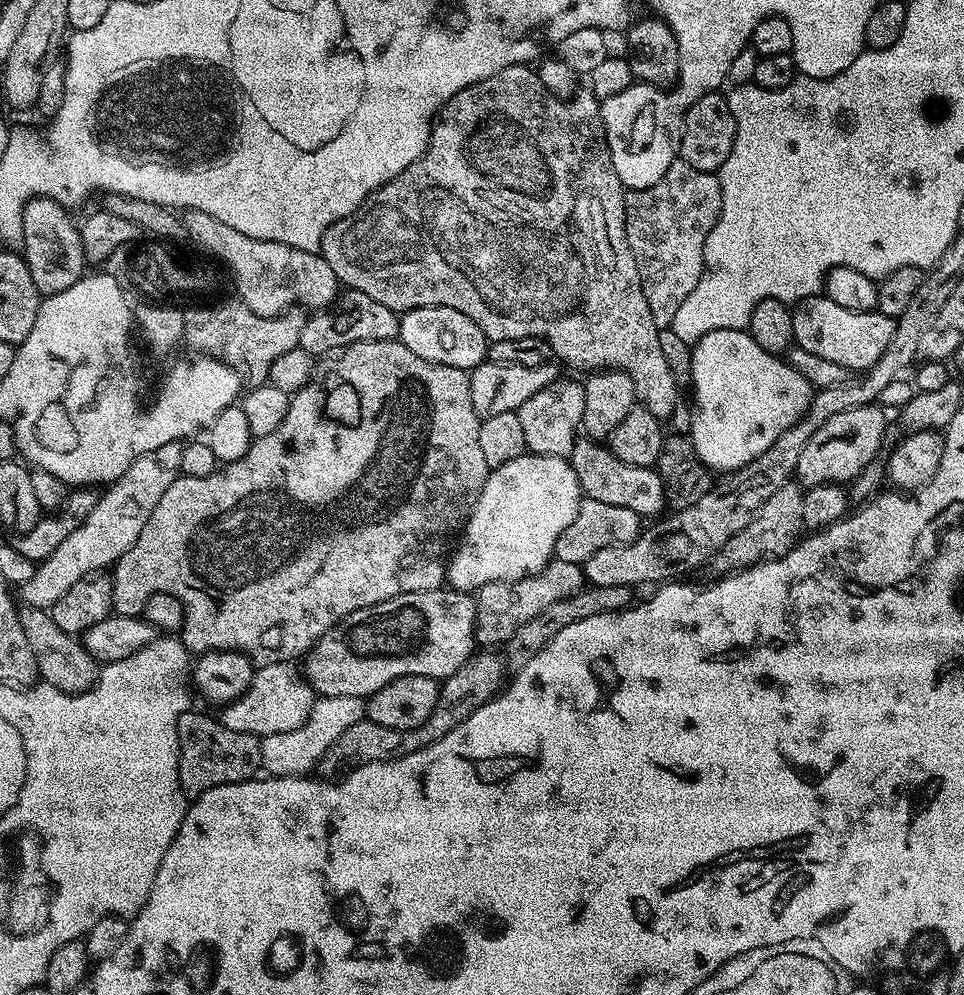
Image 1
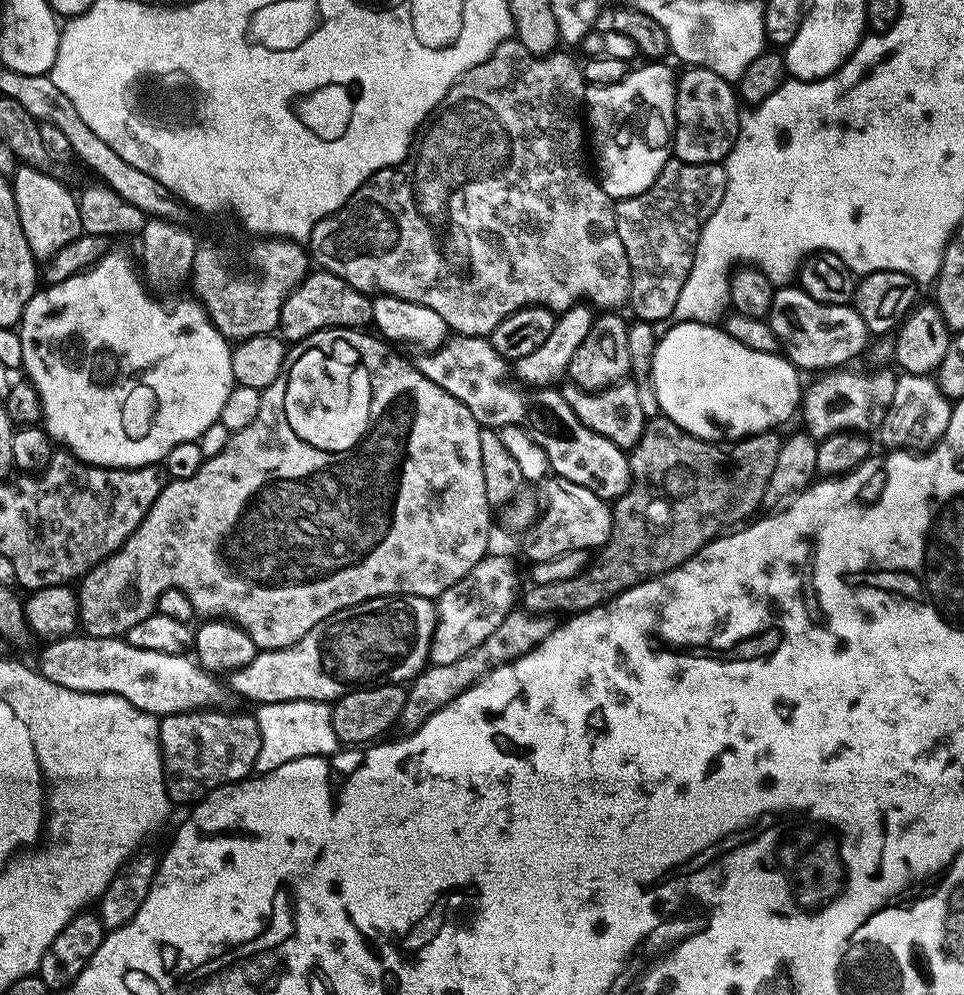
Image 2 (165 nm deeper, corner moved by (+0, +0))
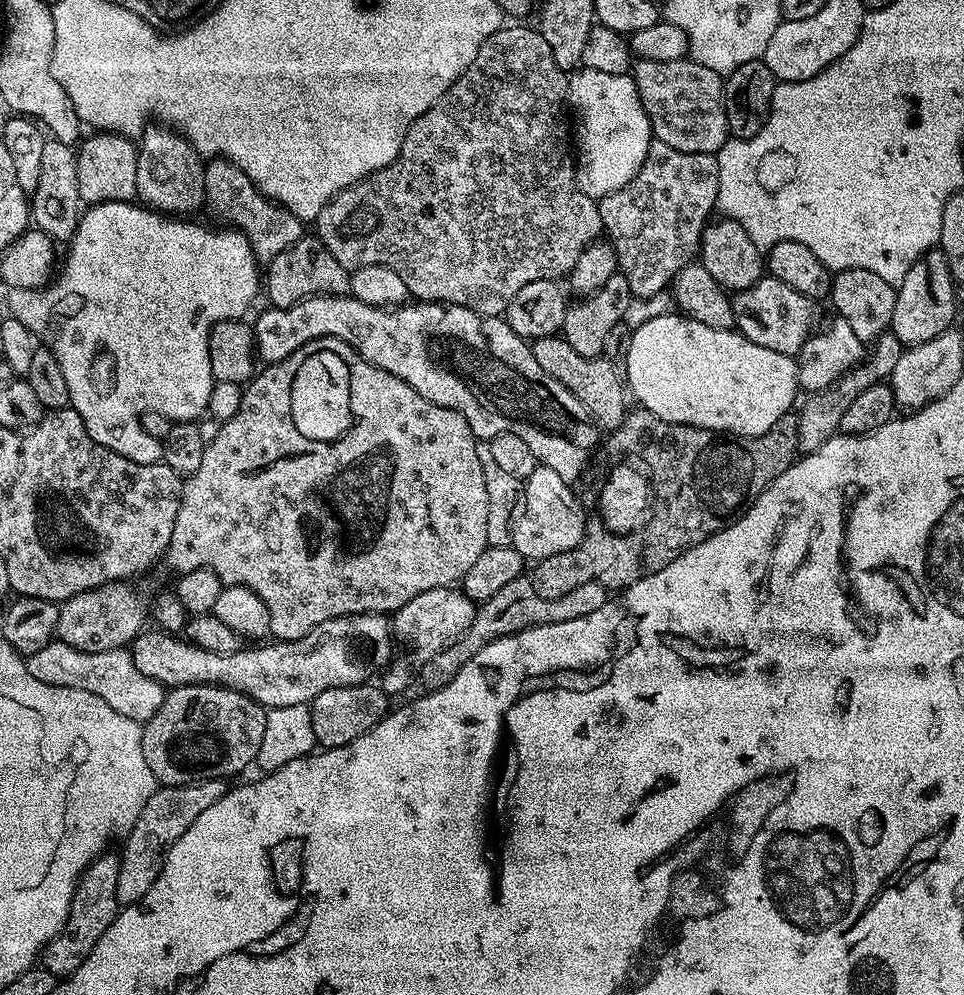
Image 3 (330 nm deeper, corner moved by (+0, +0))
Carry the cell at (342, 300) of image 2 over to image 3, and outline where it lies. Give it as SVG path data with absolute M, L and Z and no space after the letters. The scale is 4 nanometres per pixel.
M305 234L298 242L294 242L286 250L282 250L272 260L267 261L266 275L262 280L262 288L268 292L267 303L274 308L289 308L311 296L347 296L349 269L344 268L326 250L319 236Z

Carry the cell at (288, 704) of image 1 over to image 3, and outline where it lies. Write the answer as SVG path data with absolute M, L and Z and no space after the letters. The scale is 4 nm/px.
M54 638L42 650L38 650L26 660L30 674L38 678L38 682L46 682L50 686L66 686L86 690L90 694L98 694L106 706L114 706L118 714L126 714L131 720L145 721L151 718L162 706L166 689L154 678L148 678L138 670L134 658L128 648L115 648L101 652L83 652L74 650L74 646L66 646L59 638Z

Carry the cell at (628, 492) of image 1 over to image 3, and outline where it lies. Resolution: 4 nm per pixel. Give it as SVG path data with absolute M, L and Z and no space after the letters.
M351 294L347 296L311 296L289 308L268 306L265 309L265 312L257 320L254 320L256 354L265 365L278 363L282 358L294 354L294 350L298 350L306 342L317 340L323 336L333 336L350 345L366 362L402 378L402 382L406 382L406 386L414 386L414 390L418 390L418 394L422 394L422 398L430 398L430 402L434 402L438 406L446 406L452 408L455 412L460 412L462 418L466 418L466 422L470 422L470 430L475 434L477 441L490 441L503 432L518 434L518 438L522 438L522 442L526 442L526 446L530 446L530 451L534 453L536 461L543 467L554 470L554 474L558 474L558 478L563 480L576 482L576 479L580 476L580 471L587 466L588 459L592 456L592 447L599 442L600 436L602 437L601 429L597 428L595 423L579 424L576 421L584 412L582 402L578 402L578 398L574 398L574 394L570 394L570 390L566 390L566 386L562 386L562 382L554 382L554 378L550 378L550 374L546 374L546 370L542 370L542 366L538 366L538 362L534 362L531 343L523 340L518 334L514 334L514 330L510 330L507 319L500 316L483 316L474 310L463 308L457 304L438 304L435 302L409 302L395 308L379 308L378 306L370 306L366 302L358 302Z

